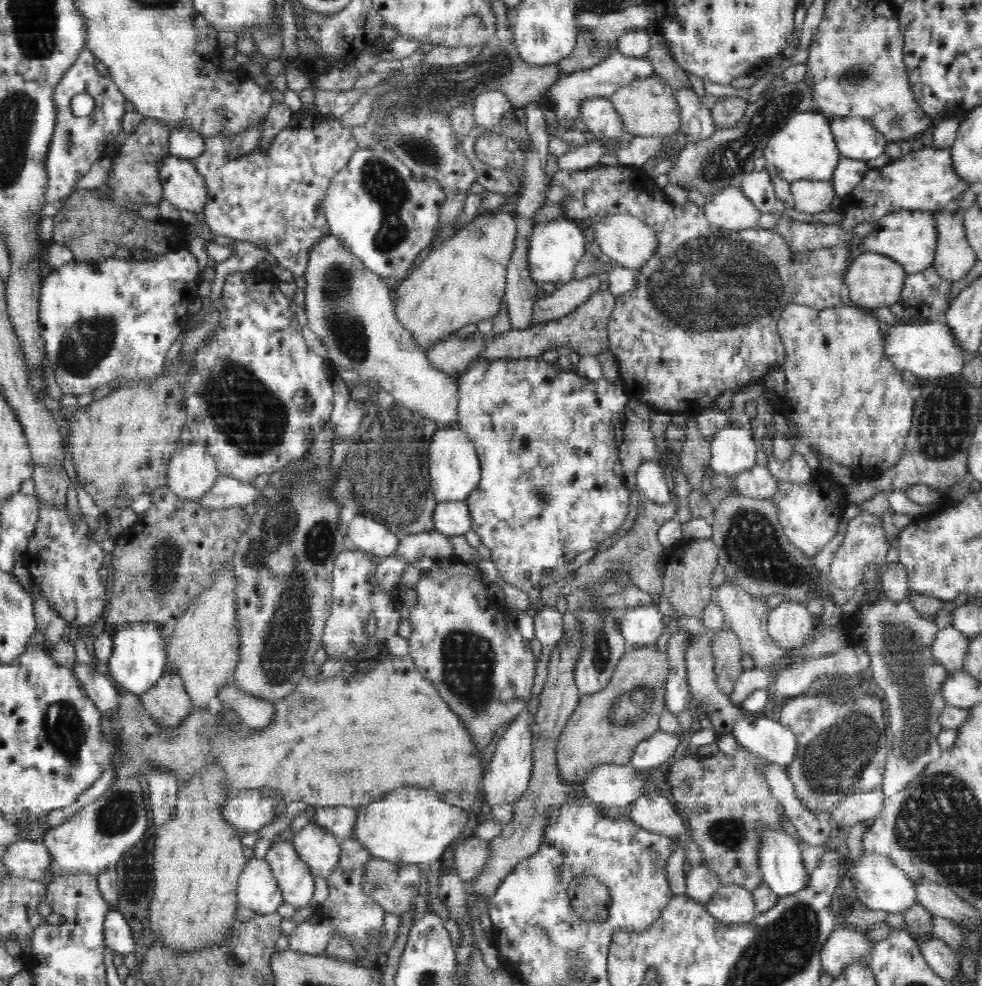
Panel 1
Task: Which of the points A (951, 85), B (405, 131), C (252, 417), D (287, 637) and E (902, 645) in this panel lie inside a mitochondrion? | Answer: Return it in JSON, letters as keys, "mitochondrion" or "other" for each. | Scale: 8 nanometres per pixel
{"A":"other","B":"mitochondrion","C":"mitochondrion","D":"mitochondrion","E":"mitochondrion"}

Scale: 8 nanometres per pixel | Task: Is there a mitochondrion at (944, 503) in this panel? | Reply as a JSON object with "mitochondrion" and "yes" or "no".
{"mitochondrion":"no"}

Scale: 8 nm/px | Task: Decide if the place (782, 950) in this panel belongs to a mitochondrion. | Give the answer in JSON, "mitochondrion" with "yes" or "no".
{"mitochondrion":"yes"}

